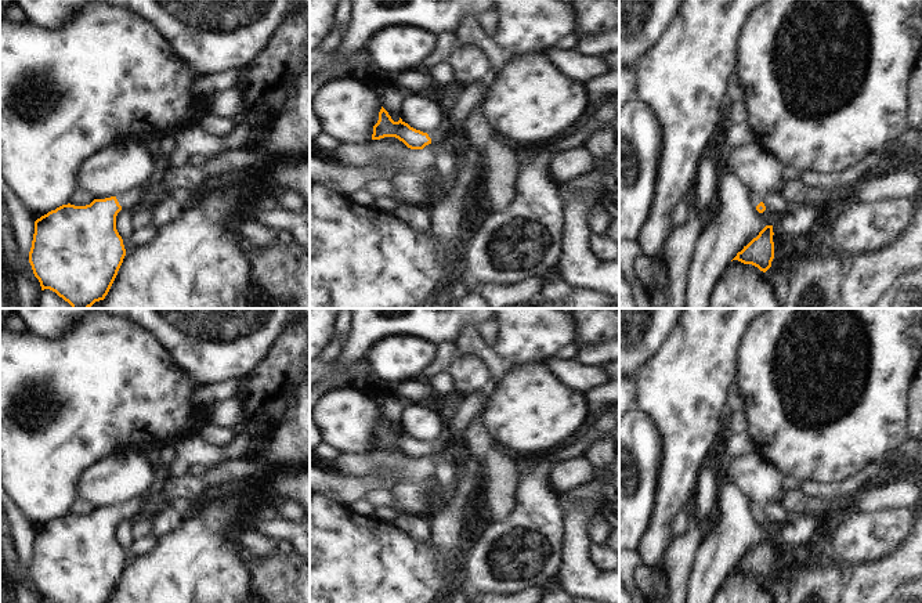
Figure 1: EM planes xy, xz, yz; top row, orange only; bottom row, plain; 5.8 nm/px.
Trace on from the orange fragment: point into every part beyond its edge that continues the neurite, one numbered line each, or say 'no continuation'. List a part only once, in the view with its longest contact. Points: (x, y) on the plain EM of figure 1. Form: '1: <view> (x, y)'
1: xy (127, 509)

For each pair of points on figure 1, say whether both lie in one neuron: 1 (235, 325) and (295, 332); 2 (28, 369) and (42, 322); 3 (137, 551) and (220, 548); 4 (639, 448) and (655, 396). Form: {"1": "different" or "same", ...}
{"1": "different", "2": "different", "3": "different", "4": "different"}

